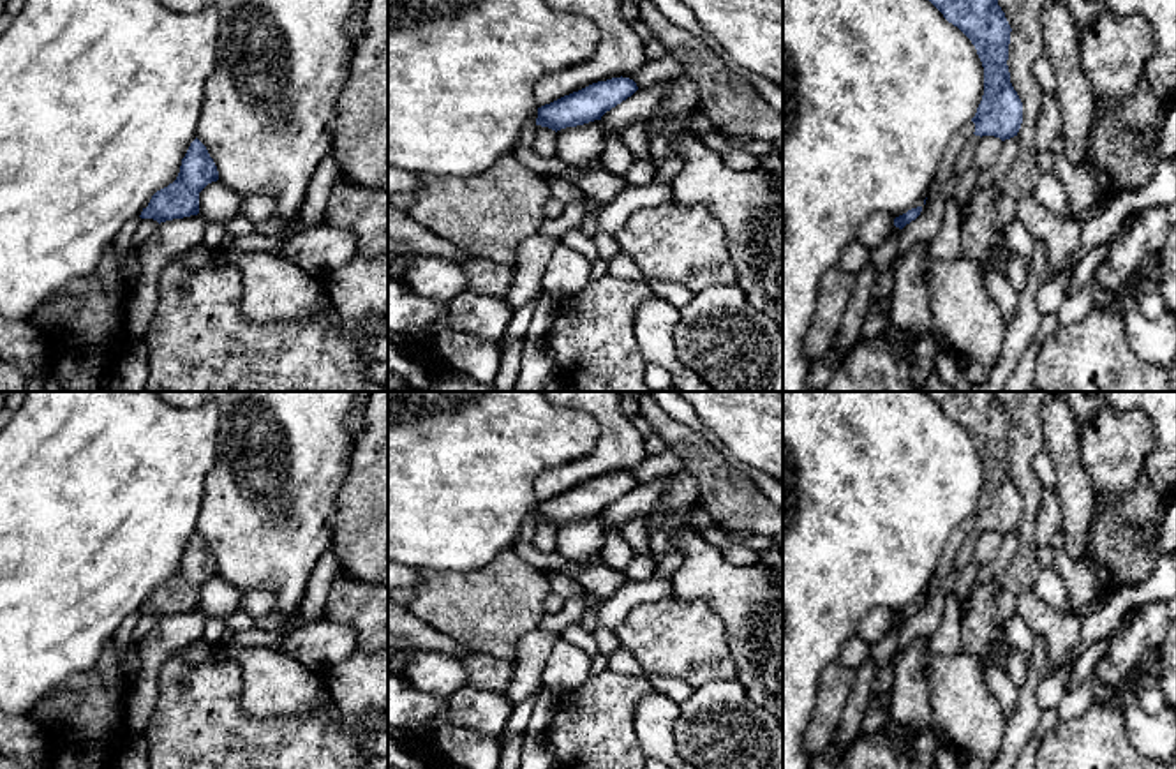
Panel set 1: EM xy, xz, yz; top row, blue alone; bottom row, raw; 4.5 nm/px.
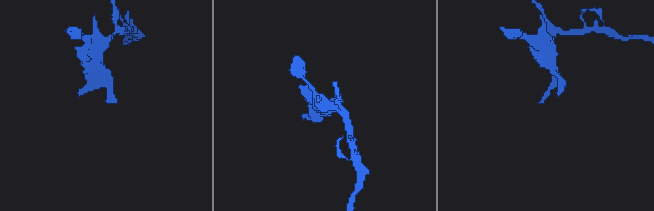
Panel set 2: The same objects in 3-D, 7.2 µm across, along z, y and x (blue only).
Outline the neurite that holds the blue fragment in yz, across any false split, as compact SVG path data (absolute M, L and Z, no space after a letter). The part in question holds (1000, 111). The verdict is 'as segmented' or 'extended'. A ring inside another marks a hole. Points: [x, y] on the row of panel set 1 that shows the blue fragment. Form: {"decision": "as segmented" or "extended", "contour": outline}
{"decision": "as segmented", "contour": "M929 0L975 46L984 67L984 95L971 122L975 136L1017 136L1023 102L1010 83L1010 25L998 0Z"}

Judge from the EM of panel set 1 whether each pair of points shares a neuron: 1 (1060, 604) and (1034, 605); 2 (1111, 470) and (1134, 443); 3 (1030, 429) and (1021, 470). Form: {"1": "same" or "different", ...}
{"1": "different", "2": "same", "3": "same"}

